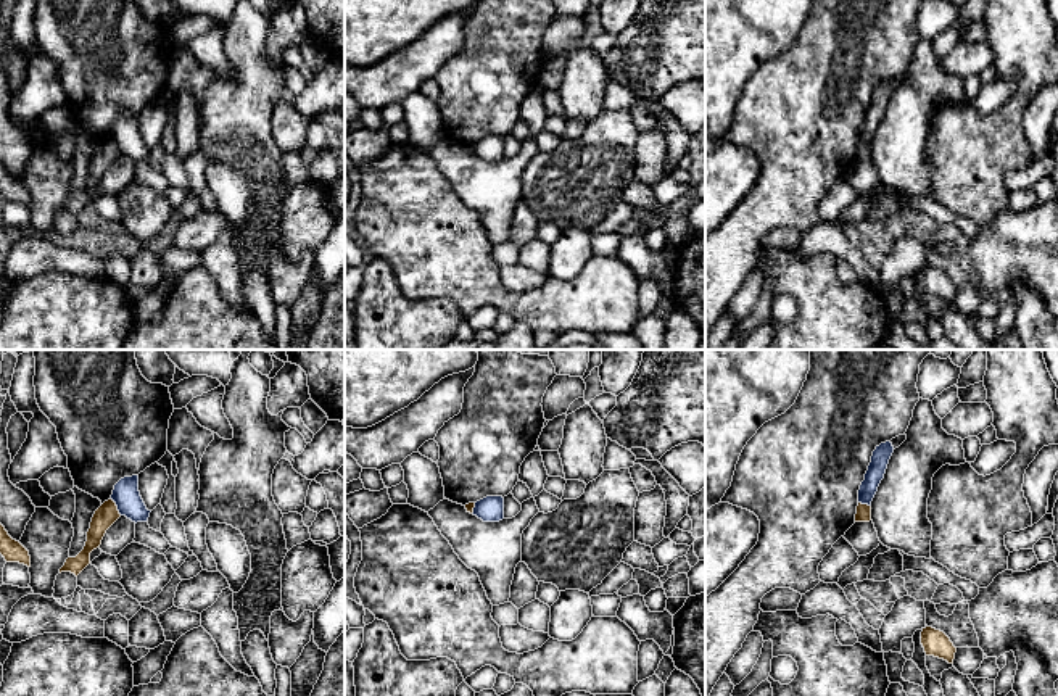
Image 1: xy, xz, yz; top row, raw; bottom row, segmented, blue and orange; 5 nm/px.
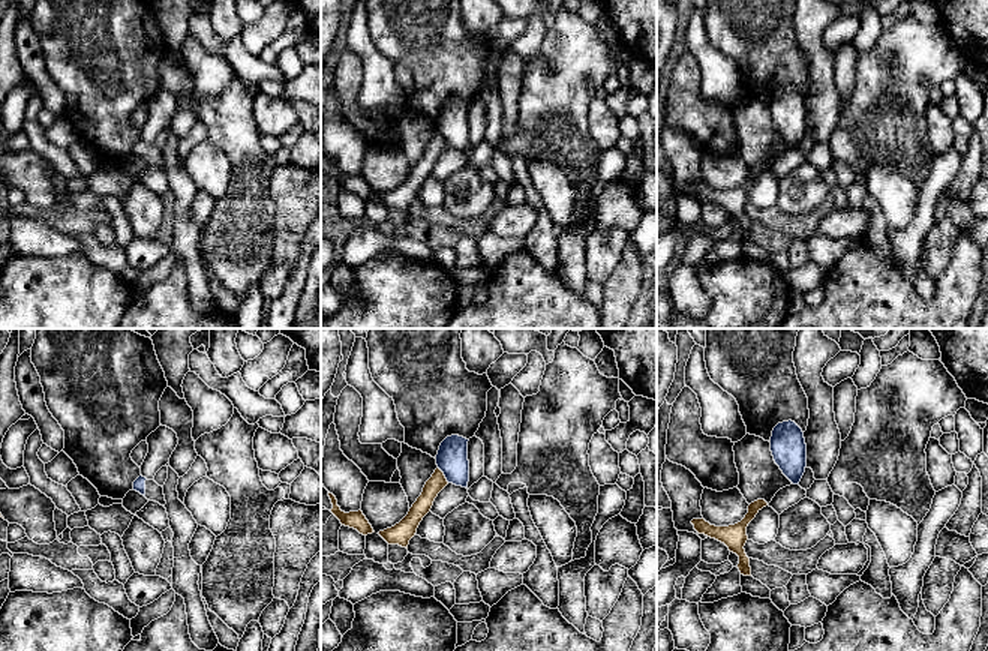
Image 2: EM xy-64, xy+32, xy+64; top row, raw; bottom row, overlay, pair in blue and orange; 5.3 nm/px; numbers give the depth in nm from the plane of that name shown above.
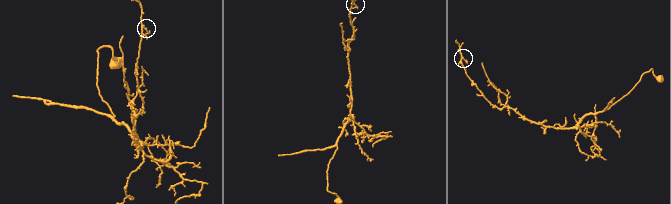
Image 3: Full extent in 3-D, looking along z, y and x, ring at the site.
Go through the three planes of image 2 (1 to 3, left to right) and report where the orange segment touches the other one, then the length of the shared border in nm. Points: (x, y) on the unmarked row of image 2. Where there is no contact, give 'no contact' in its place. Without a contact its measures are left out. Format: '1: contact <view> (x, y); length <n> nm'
1: no contact
2: contact xy+32 (444, 138); length 110 nm
3: no contact

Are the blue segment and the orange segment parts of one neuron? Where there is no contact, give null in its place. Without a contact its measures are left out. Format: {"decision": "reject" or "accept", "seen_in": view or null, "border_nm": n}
{"decision": "reject", "seen_in": "xy", "border_nm": 100}

